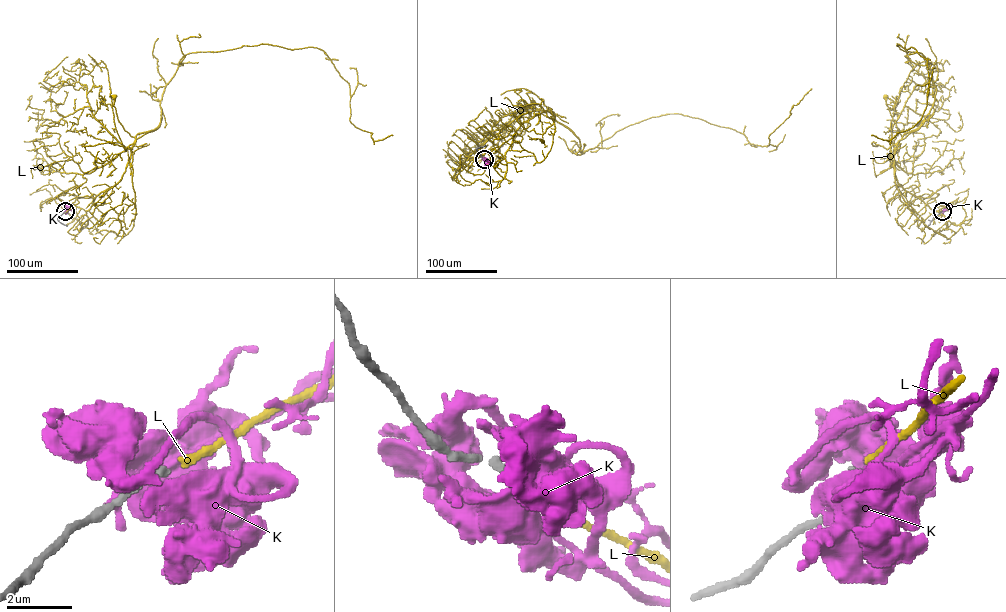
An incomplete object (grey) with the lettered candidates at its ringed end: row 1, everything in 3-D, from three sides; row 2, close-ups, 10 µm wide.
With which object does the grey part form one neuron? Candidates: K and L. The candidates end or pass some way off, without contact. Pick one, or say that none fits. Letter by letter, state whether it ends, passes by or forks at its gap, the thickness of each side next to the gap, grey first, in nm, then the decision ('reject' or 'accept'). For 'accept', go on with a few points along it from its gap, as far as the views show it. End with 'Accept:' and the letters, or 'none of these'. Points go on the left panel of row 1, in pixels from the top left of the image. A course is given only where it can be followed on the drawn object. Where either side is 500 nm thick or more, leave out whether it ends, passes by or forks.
K: calibres 180 and 700 nm; reject
L: it ends; calibres 180 and 240 nm; accept; course (65, 211), (77, 198), (94, 198), (114, 186), (125, 170), (135, 138), (119, 122), (114, 96)
Accept: L

